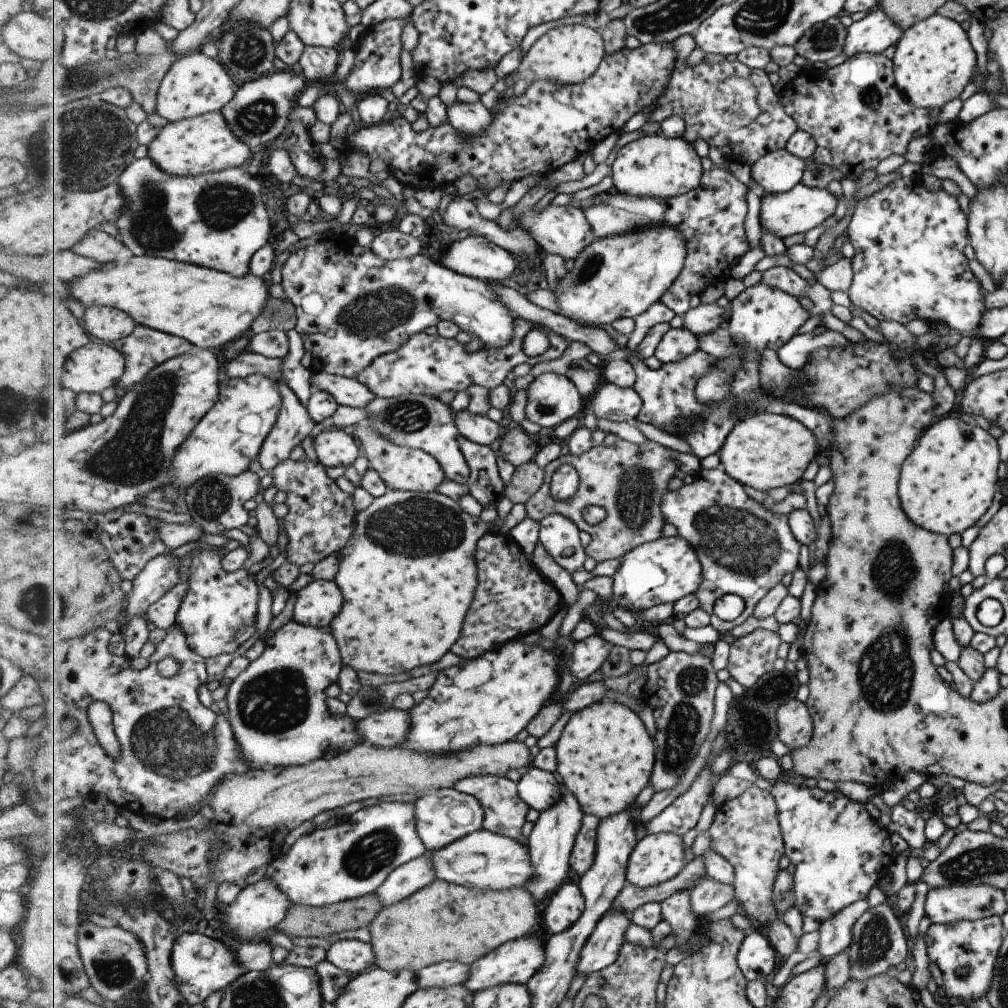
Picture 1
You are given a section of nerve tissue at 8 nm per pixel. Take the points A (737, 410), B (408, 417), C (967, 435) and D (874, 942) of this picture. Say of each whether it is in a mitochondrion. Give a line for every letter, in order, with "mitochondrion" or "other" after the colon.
A: other
B: mitochondrion
C: other
D: mitochondrion

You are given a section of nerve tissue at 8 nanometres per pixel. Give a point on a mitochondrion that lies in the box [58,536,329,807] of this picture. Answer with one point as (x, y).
(175, 744)

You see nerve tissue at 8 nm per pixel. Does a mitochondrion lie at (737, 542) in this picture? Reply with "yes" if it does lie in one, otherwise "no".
yes

